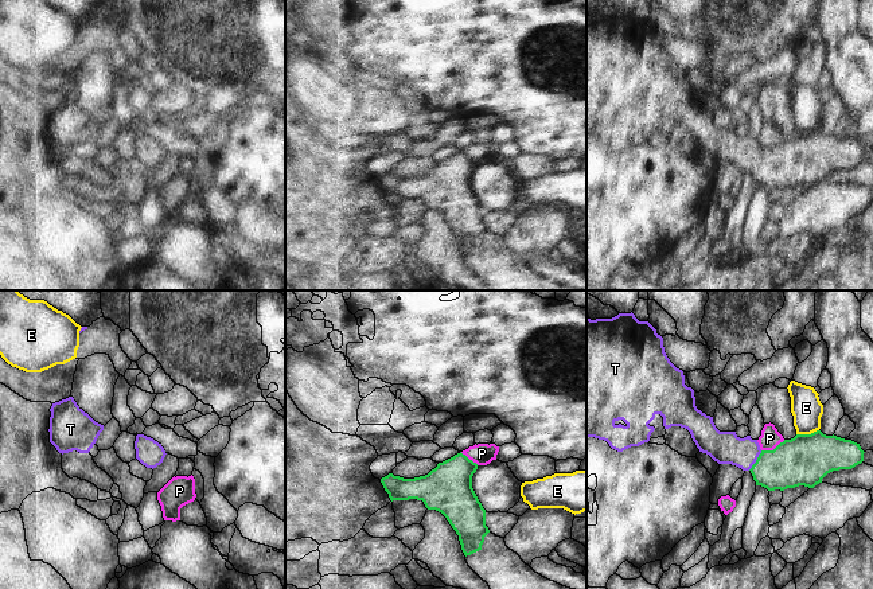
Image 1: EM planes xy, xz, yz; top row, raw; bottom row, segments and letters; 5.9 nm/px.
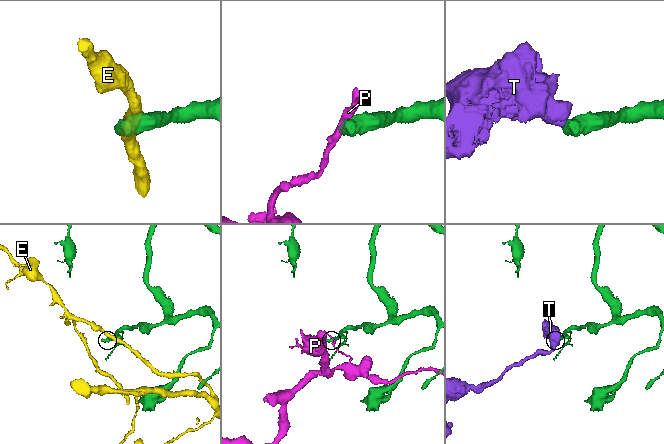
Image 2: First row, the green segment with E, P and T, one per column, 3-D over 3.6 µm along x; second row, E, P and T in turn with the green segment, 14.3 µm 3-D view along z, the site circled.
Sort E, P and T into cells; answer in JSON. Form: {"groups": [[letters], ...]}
{"groups": [["E"], ["P"], ["T"]]}

